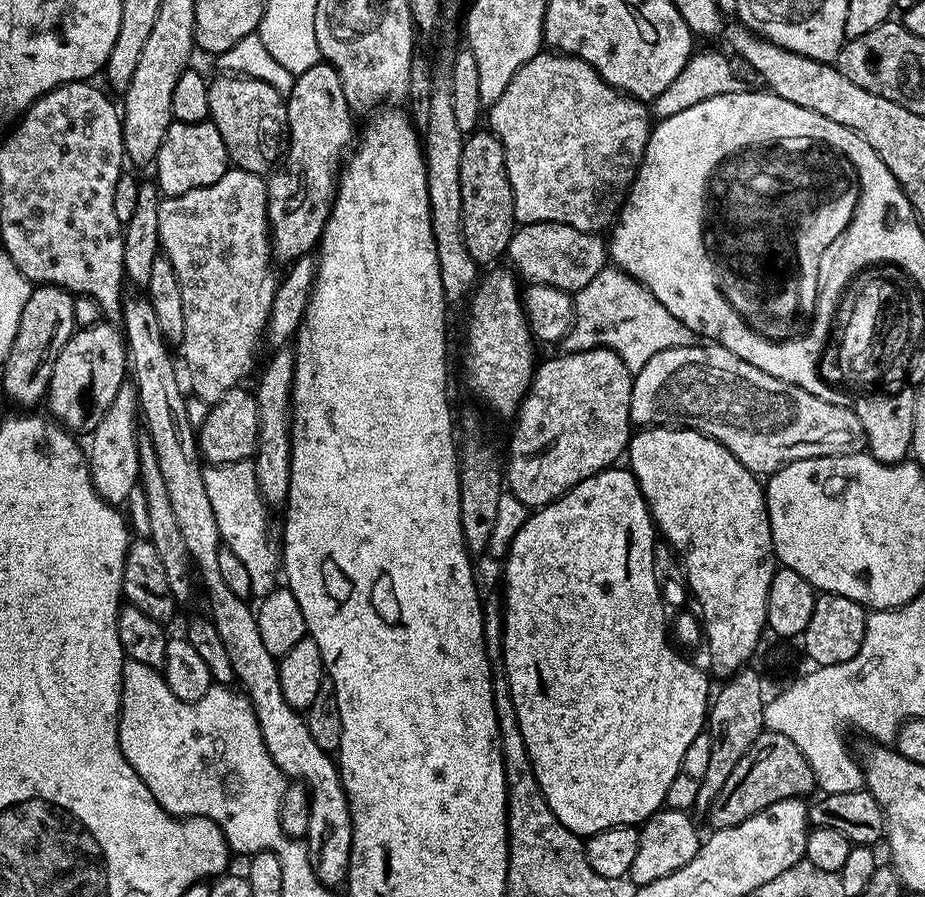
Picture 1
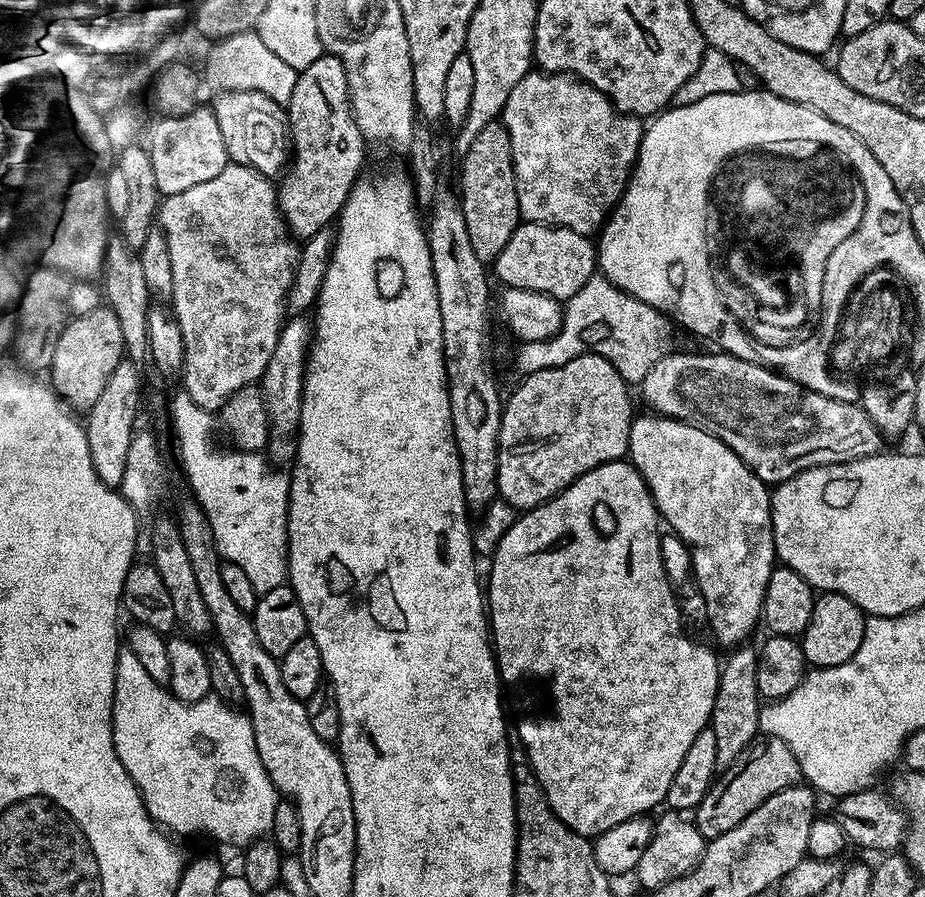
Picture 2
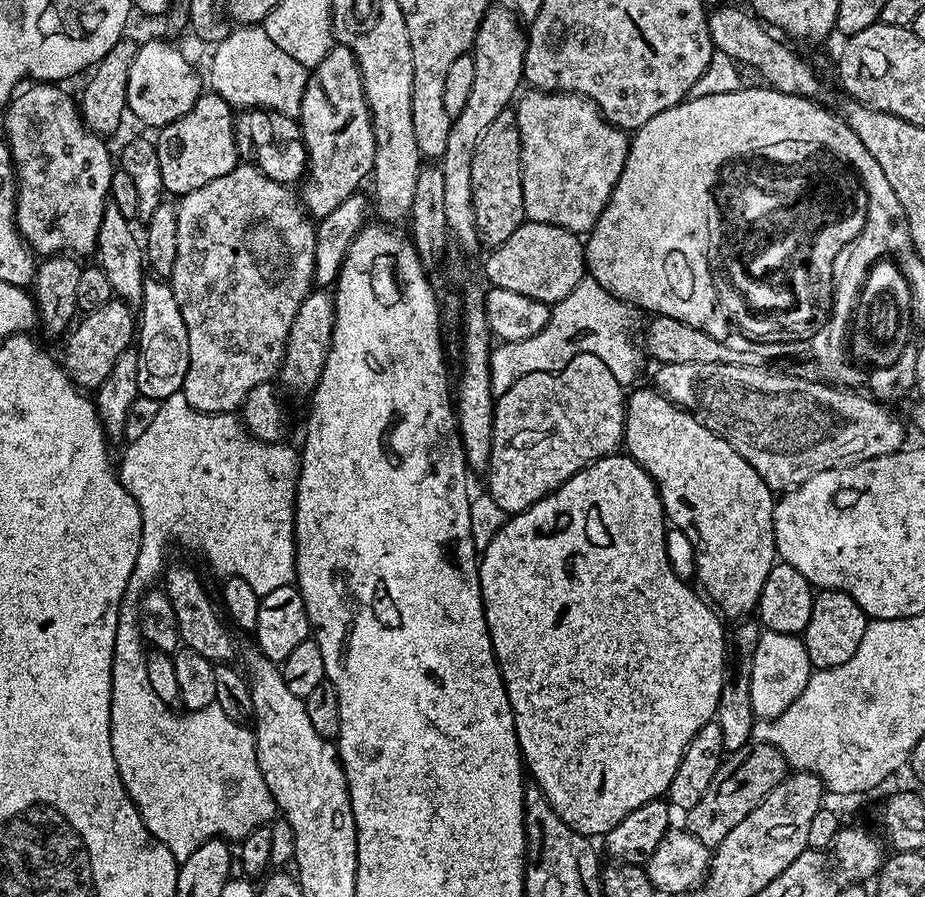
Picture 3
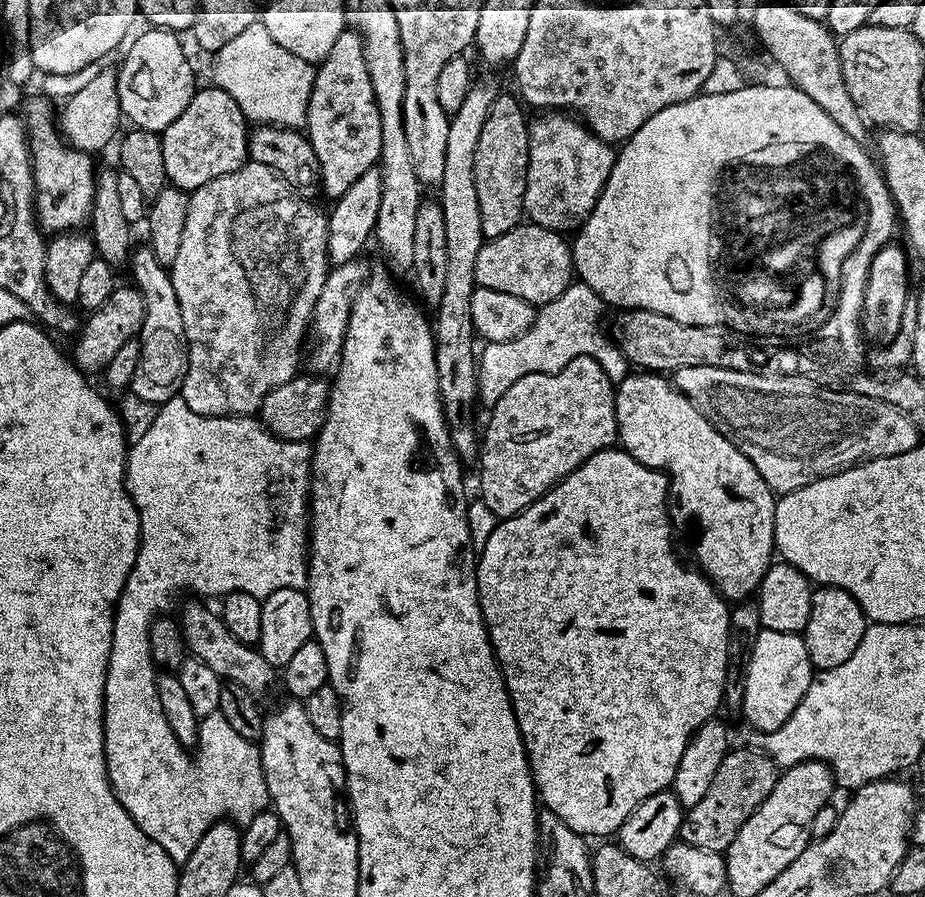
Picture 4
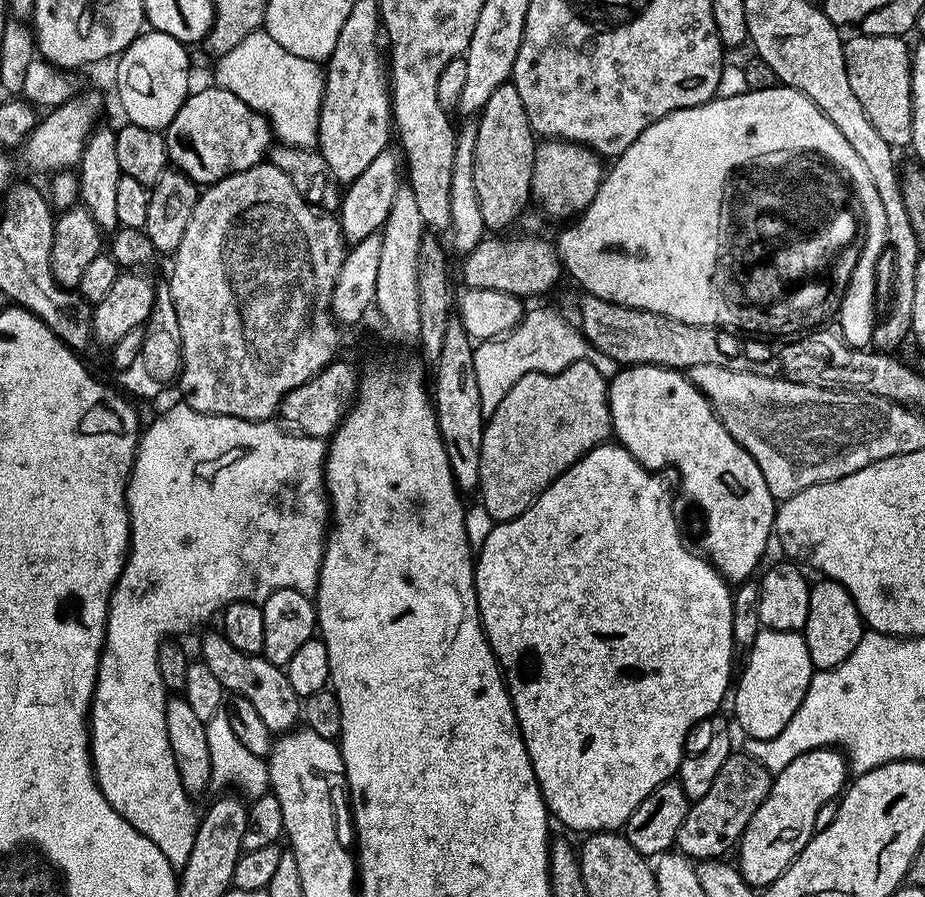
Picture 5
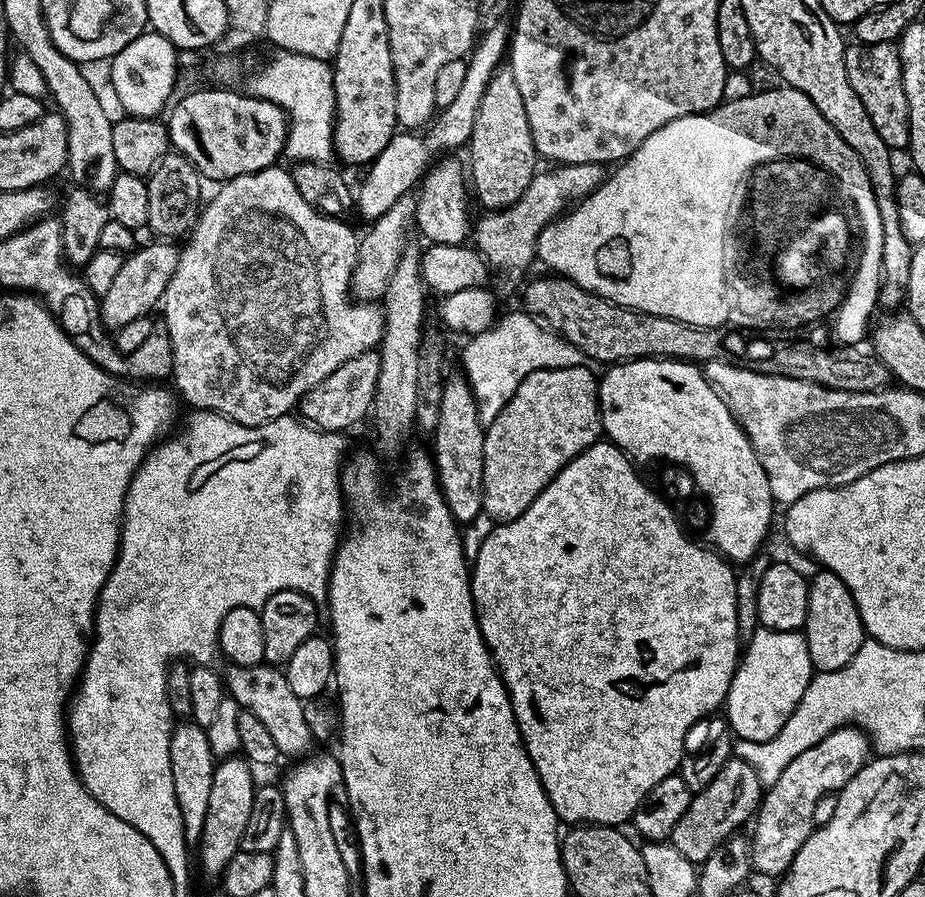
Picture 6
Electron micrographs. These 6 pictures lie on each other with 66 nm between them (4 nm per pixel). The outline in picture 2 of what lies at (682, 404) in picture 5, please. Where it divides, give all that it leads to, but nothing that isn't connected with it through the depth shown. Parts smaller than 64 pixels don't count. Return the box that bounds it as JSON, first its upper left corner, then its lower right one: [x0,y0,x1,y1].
[627,414,777,646]

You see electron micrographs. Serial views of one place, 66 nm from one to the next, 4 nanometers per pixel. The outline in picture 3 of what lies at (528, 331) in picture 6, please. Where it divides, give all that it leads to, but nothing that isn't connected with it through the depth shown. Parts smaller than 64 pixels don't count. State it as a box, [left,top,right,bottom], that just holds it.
[490,274,646,397]

